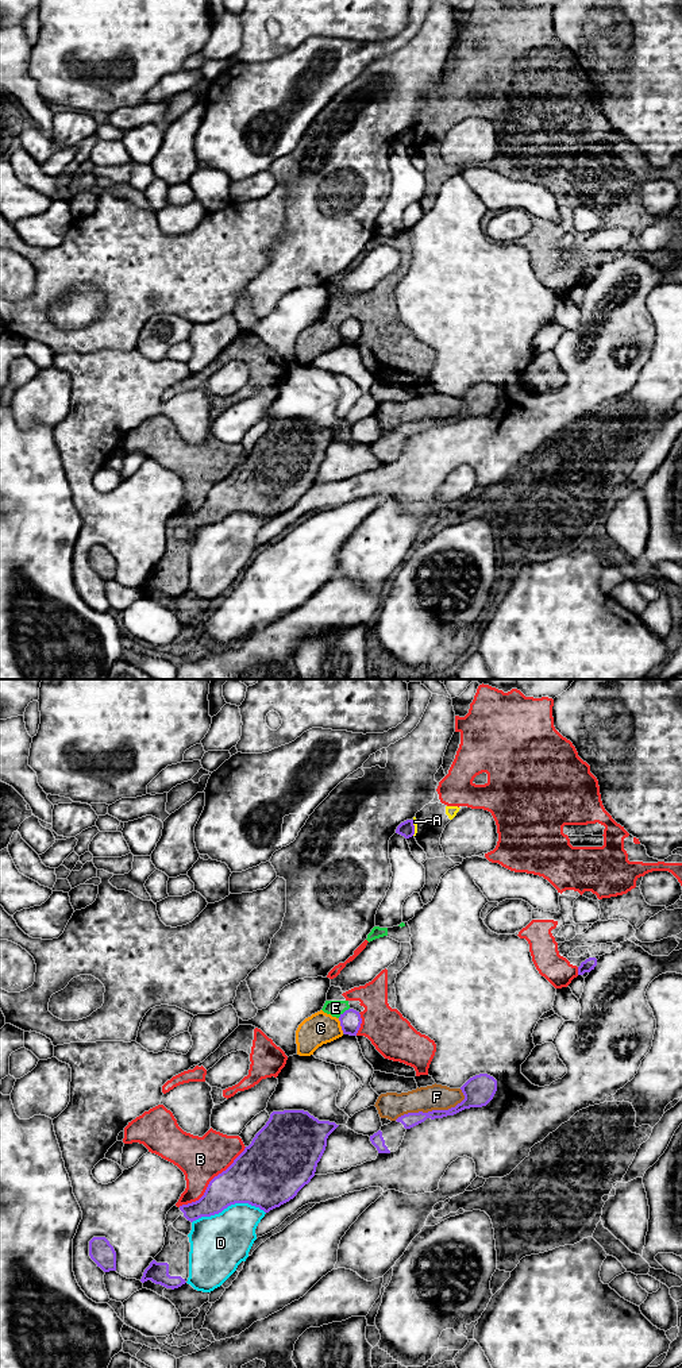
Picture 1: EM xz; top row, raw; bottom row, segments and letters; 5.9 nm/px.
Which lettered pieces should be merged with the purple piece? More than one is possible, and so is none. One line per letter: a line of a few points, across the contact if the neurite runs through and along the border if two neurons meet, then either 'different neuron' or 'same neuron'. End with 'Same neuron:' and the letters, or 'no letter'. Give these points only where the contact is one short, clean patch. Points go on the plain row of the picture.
A: different neuron
B: different neuron
C: line xz (338, 327), (343, 340); different neuron
D: different neuron
E: line xz (349, 316), (338, 326); different neuron
F: different neuron
Same neuron: no letter

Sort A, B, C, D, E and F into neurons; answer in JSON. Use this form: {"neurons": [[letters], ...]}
{"neurons": [["A", "B", "C", "E", "F"], ["D"]]}

